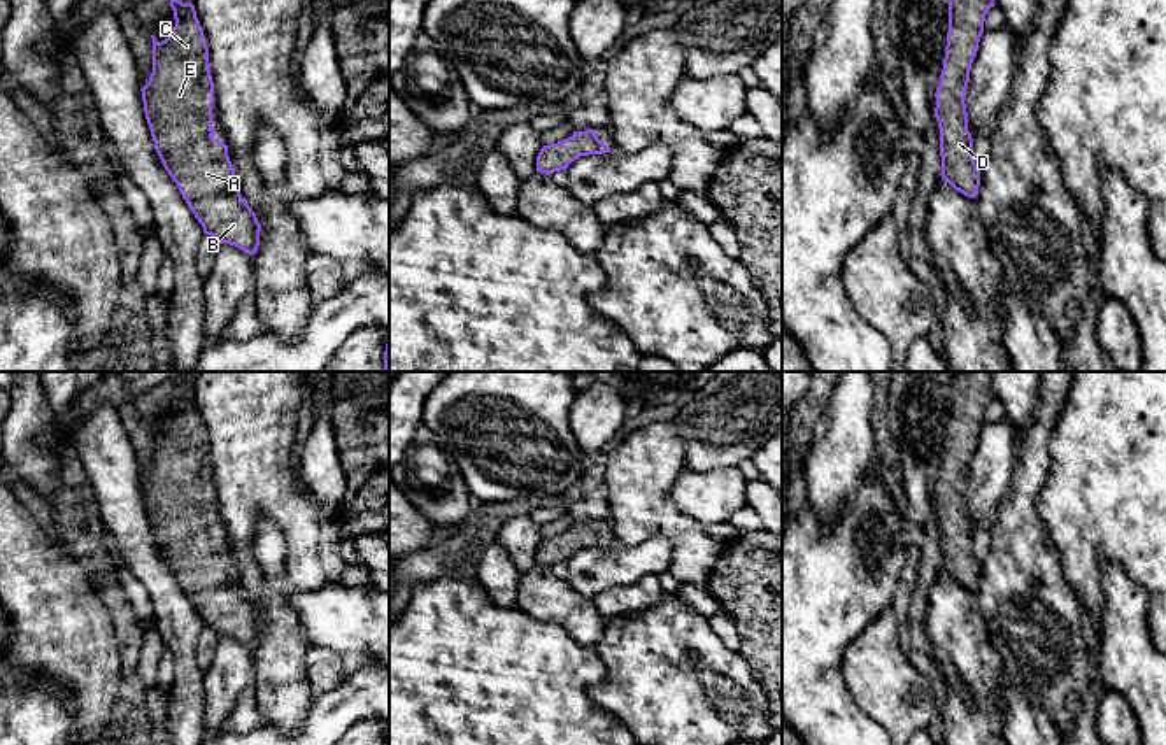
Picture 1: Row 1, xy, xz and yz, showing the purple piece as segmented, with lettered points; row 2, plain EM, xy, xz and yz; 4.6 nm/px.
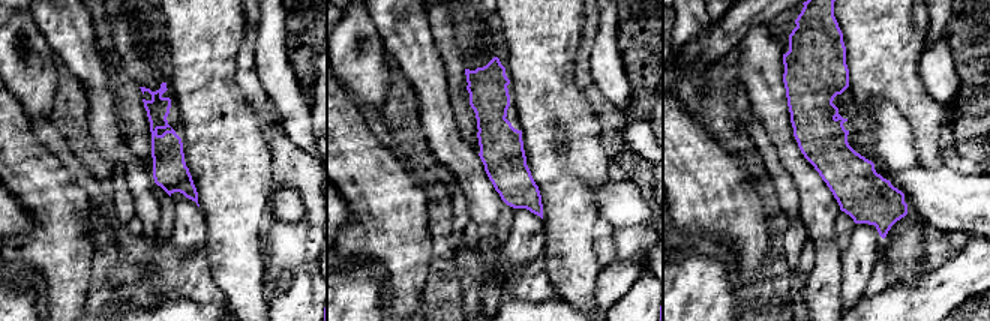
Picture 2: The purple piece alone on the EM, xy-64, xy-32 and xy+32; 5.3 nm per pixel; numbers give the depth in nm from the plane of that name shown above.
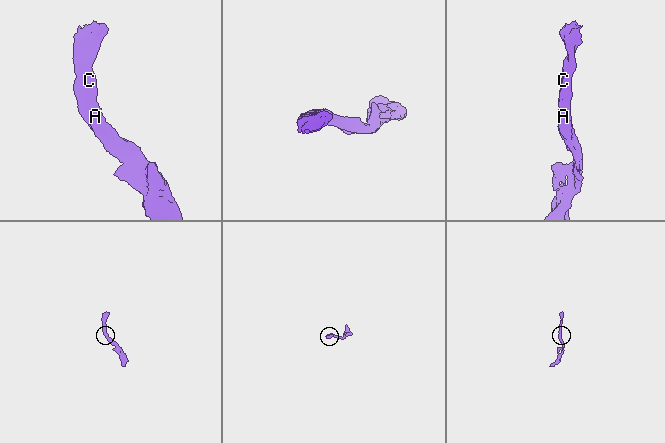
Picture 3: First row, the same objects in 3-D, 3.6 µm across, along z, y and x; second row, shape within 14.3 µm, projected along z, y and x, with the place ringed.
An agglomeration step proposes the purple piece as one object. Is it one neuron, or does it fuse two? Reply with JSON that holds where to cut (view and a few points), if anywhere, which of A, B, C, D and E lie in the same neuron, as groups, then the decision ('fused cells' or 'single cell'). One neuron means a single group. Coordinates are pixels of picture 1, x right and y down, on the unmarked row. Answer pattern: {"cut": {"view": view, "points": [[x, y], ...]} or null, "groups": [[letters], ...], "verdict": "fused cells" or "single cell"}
{"cut": null, "groups": [["A", "B", "C", "D", "E"]], "verdict": "single cell"}

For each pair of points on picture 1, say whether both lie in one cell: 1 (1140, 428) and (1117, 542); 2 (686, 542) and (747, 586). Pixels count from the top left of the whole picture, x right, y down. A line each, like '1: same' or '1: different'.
1: same
2: different

